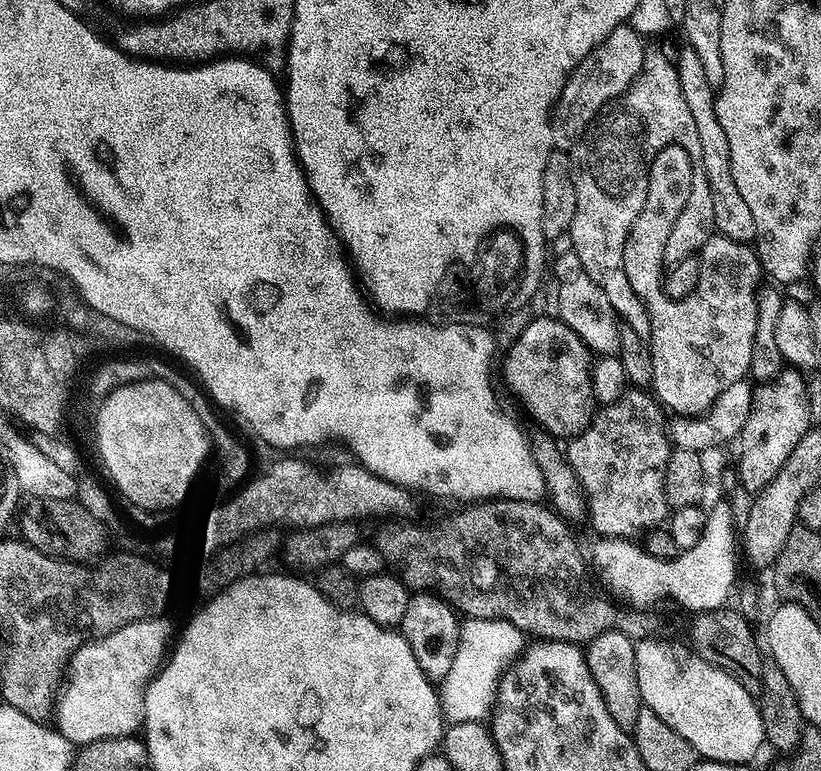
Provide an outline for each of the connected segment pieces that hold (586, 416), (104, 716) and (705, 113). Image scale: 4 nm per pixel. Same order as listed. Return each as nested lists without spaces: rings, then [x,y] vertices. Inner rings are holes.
[[[541,315],[520,332],[502,361],[508,388],[524,403],[543,431],[555,438],[571,438],[585,432],[598,408],[593,388],[594,356],[558,318]]]
[[[155,616],[129,622],[105,636],[83,643],[69,664],[68,679],[58,704],[58,730],[74,746],[92,744],[137,723],[144,674],[159,667],[168,638],[168,624]]]
[[[687,46],[681,48],[679,56],[678,54],[676,56],[676,65],[683,97],[693,115],[694,126],[698,129],[698,138],[701,139],[703,162],[700,168],[704,171],[708,182],[707,193],[714,201],[715,229],[728,239],[751,243],[758,233],[754,226],[754,218],[751,217],[746,202],[743,201],[734,184],[733,170],[730,166],[730,144],[726,139],[726,132],[717,120],[714,86],[708,83],[705,68],[694,50]]]

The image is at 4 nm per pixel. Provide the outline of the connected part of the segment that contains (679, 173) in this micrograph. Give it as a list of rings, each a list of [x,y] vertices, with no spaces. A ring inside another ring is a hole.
[[[672,144],[659,149],[649,166],[645,205],[628,226],[628,237],[622,253],[624,270],[634,288],[634,294],[638,294],[641,300],[652,300],[652,304],[664,304],[664,299],[669,296],[666,288],[660,285],[664,280],[664,272],[666,276],[664,255],[670,252],[674,222],[678,222],[678,214],[682,214],[682,206],[686,206],[686,198],[694,194],[692,171],[692,159],[682,146]],[[636,236],[640,236],[640,240],[636,240]]]

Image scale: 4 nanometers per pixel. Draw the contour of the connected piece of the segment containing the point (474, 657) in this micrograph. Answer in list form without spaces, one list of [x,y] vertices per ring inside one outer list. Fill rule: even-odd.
[[[500,618],[497,624],[476,624],[476,628],[468,632],[468,636],[461,632],[454,666],[450,666],[450,674],[446,674],[438,688],[441,709],[451,723],[483,721],[489,715],[498,691],[498,681],[506,665],[526,646],[525,633],[514,625],[508,628],[509,624],[509,620]]]

